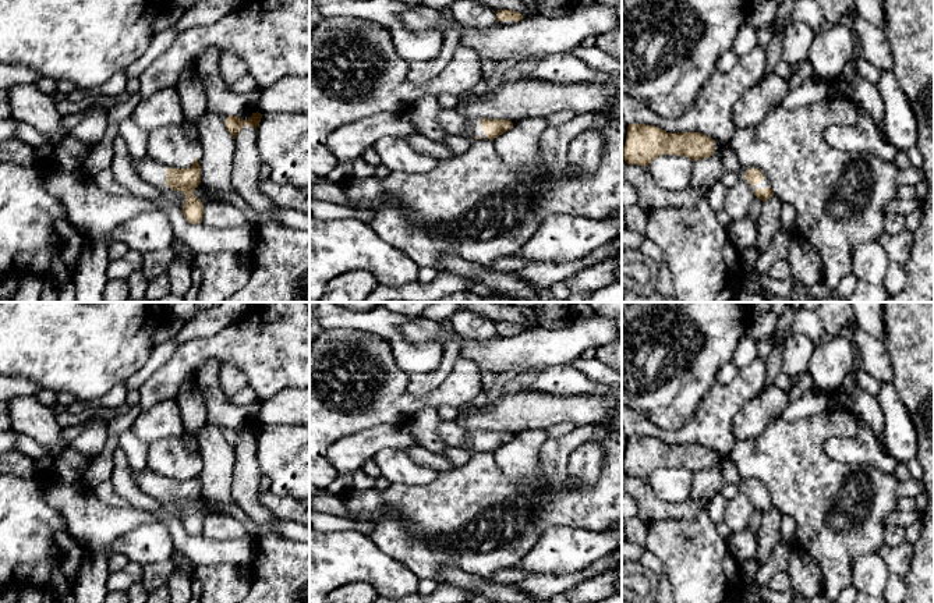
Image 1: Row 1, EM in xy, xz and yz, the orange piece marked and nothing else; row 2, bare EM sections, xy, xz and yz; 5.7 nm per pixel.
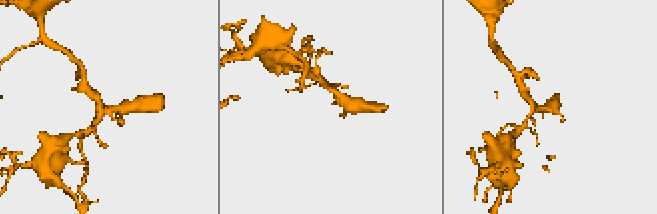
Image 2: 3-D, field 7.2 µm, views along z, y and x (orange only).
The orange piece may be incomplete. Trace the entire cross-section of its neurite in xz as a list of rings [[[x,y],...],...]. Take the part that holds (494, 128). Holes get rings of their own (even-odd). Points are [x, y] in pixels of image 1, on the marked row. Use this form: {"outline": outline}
{"outline": [[[466,118],[466,132],[464,135],[474,138],[474,139],[491,139],[493,141],[507,130],[513,127],[513,123],[509,120],[488,120],[488,118]]]}

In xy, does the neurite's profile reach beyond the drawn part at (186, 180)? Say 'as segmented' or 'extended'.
extended

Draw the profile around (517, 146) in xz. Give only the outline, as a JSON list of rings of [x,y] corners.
[[[528,117],[493,139],[498,156],[514,171],[528,175],[539,164],[539,138],[549,127],[546,118]]]

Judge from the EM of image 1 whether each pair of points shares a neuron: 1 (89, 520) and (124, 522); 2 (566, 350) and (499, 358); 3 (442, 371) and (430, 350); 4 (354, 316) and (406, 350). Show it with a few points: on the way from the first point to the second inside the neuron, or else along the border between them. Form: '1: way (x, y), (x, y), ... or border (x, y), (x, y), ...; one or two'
1: way (98, 522), (116, 522); one
2: way (549, 350), (516, 350); one
3: border (443, 347), (441, 362), (435, 368), (410, 376); two
4: way (367, 320), (377, 320), (393, 337); one

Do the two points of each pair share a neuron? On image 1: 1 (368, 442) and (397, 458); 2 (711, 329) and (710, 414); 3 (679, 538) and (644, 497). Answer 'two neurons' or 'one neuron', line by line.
1: two neurons
2: two neurons
3: two neurons

